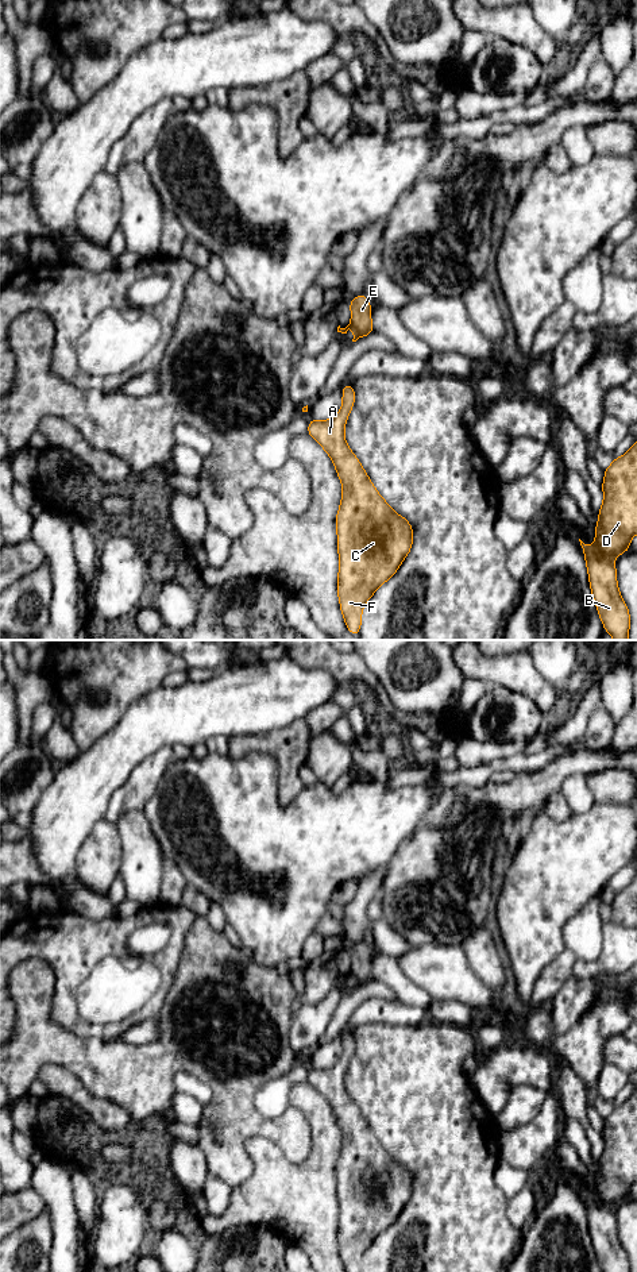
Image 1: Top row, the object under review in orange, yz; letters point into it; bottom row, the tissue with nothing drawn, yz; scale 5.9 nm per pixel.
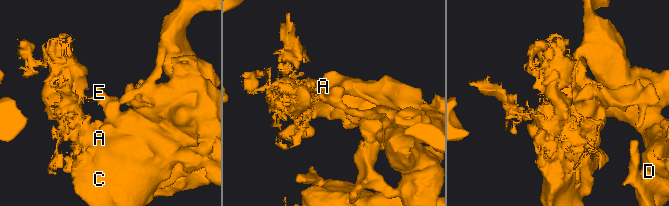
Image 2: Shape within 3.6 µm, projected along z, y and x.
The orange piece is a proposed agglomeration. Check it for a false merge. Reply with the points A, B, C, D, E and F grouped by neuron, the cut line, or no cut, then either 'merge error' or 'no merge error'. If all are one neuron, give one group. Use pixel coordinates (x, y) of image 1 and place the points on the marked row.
groups A C F / B D E; cut yz (350, 324), (358, 338); merge error

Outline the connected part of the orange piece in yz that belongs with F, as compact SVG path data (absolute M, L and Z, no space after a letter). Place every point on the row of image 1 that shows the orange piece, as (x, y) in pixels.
M345 383L341 396L343 404L340 412L325 421L310 420L308 435L327 451L343 486L341 502L336 514L337 554L340 556L337 595L345 627L354 636L358 636L362 625L362 610L366 602L381 585L395 574L402 560L410 552L413 528L377 492L359 459L345 443L344 428L355 404L354 386Z

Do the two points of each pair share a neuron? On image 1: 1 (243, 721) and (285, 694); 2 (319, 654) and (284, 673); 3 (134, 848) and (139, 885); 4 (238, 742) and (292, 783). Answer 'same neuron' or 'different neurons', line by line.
1: same neuron
2: different neurons
3: same neuron
4: same neuron

